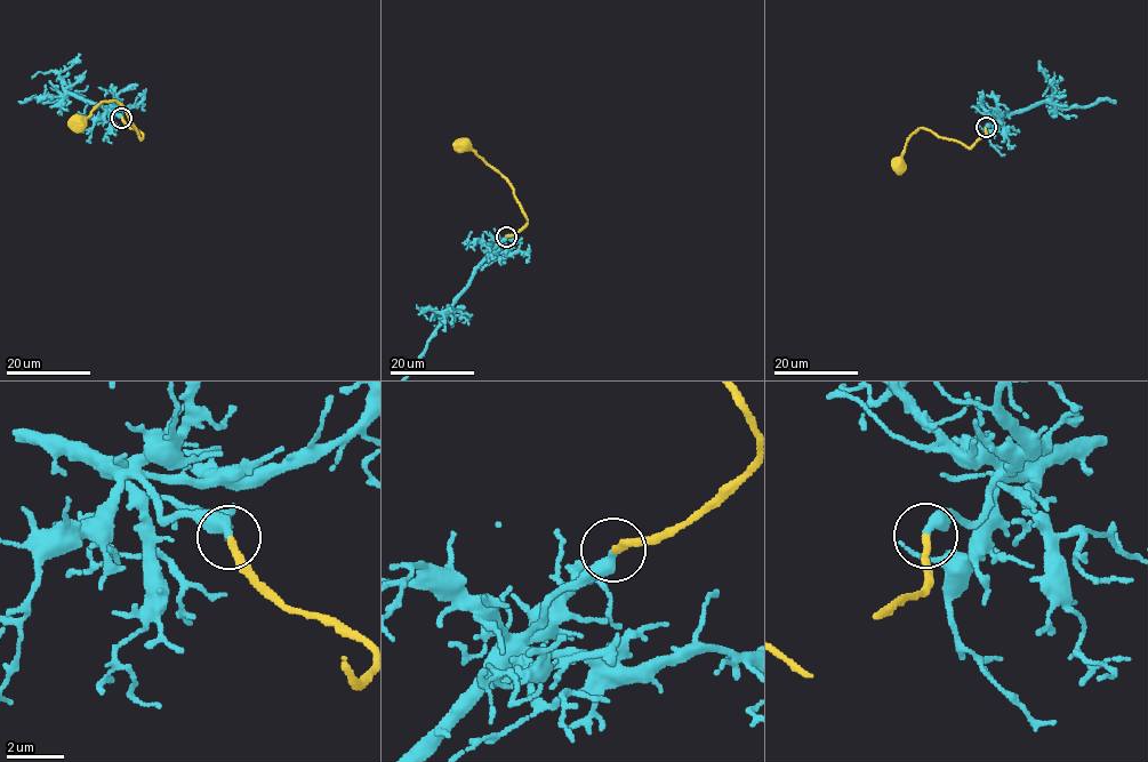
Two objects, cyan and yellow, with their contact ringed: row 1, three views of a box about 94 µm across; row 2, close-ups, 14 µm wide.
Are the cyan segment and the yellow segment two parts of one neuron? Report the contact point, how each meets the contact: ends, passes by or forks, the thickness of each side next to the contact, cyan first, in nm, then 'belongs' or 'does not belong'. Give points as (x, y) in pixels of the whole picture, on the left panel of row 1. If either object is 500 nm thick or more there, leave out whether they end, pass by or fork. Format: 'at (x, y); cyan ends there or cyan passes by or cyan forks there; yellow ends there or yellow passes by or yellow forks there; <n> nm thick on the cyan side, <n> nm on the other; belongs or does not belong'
at (121, 118); cyan ends there; yellow ends there; 400 nm thick on the cyan side, 260 nm on the other; belongs

